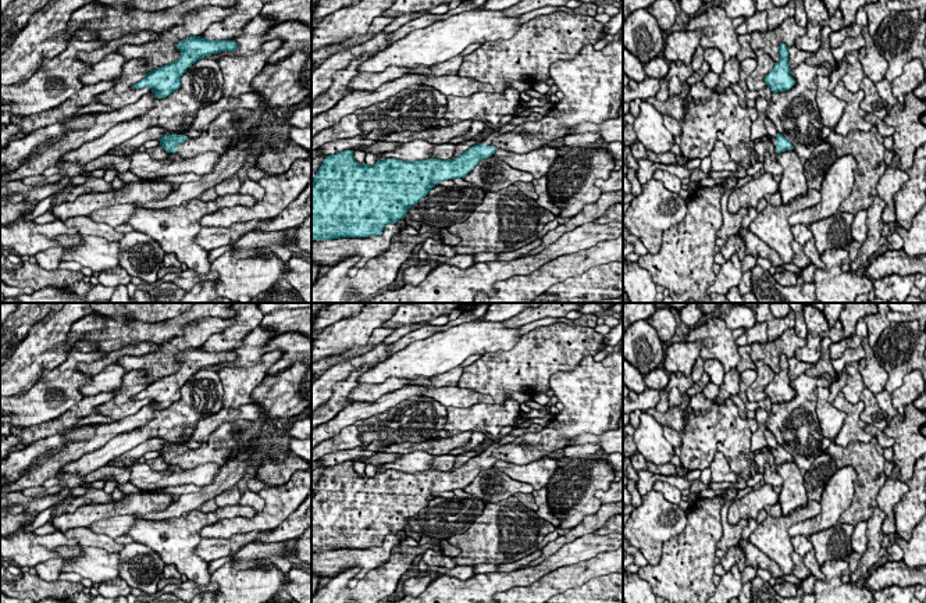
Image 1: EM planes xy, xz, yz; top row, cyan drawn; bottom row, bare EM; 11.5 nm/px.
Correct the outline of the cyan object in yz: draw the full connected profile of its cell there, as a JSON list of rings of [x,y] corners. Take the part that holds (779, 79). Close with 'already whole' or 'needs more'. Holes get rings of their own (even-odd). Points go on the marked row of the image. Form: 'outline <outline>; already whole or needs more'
outline [[[780,43],[779,53],[780,60],[774,63],[773,69],[763,78],[773,93],[790,90],[795,85],[788,65],[788,47],[784,43]]]; already whole

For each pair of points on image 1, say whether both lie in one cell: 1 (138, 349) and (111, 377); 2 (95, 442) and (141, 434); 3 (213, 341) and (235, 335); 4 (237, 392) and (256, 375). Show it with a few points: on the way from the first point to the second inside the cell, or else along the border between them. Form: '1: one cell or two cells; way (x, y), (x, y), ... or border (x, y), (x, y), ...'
1: two cells; border (125, 370), (117, 364), (109, 364), (92, 375)
2: two cells; border (141, 427), (117, 434), (82, 456)
3: one cell; way (218, 341), (230, 339)
4: one cell; way (241, 388), (252, 377)

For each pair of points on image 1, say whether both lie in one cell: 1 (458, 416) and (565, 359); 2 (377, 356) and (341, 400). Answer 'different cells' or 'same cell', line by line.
1: same cell
2: different cells

